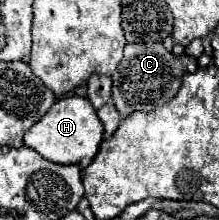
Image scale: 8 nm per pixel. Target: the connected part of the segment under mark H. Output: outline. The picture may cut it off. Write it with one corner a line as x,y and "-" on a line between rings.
69,95
69,97
61,97
59,101
55,101
55,105
41,117
41,121
37,121
27,133
25,133
25,145
35,149
43,159
59,163
59,165
75,165
85,161
91,161
97,155
99,143
103,141
103,125
91,105
91,101
87,101
87,97
77,97
77,95

